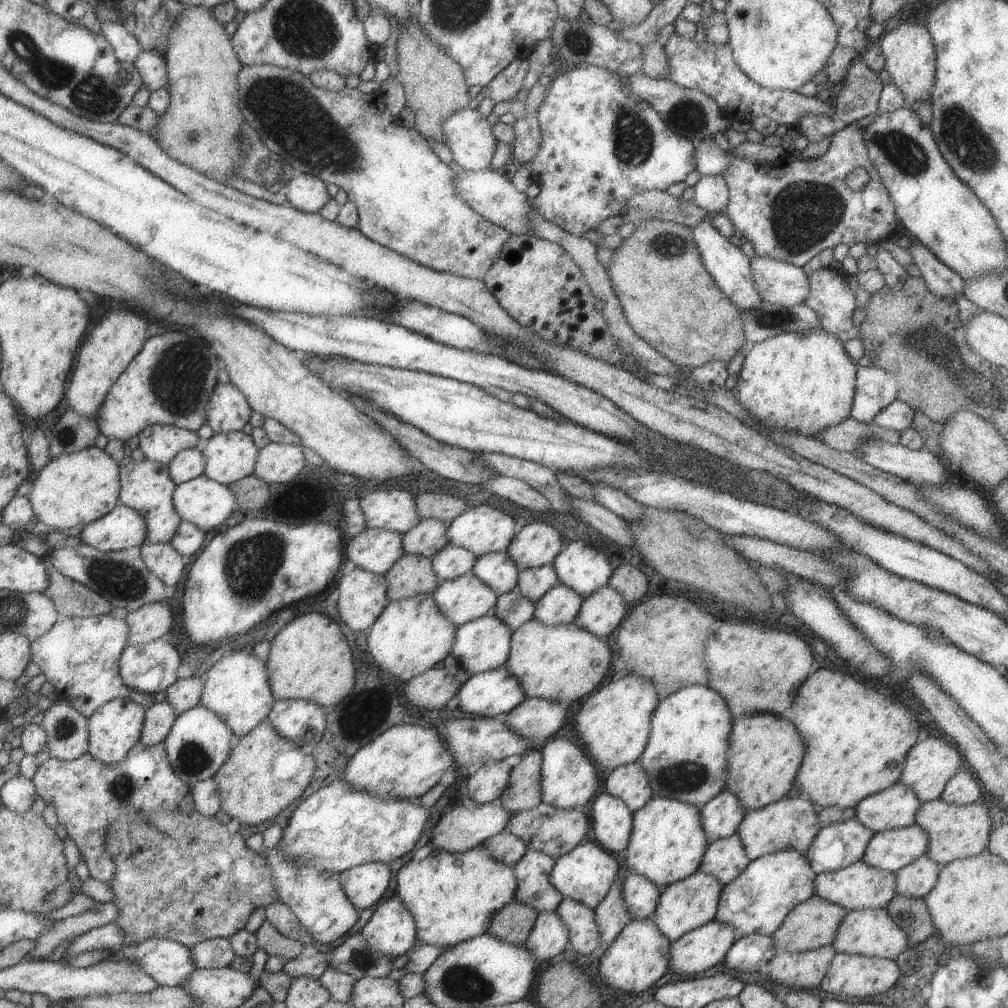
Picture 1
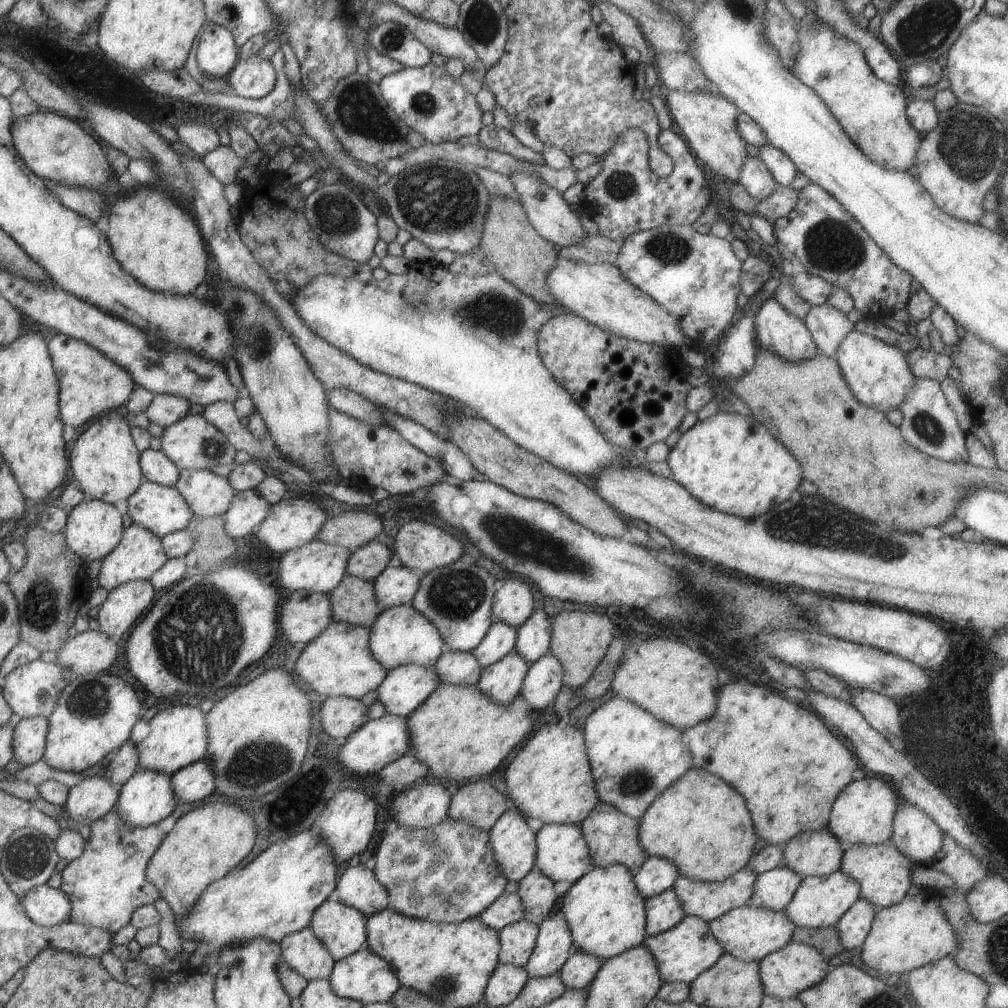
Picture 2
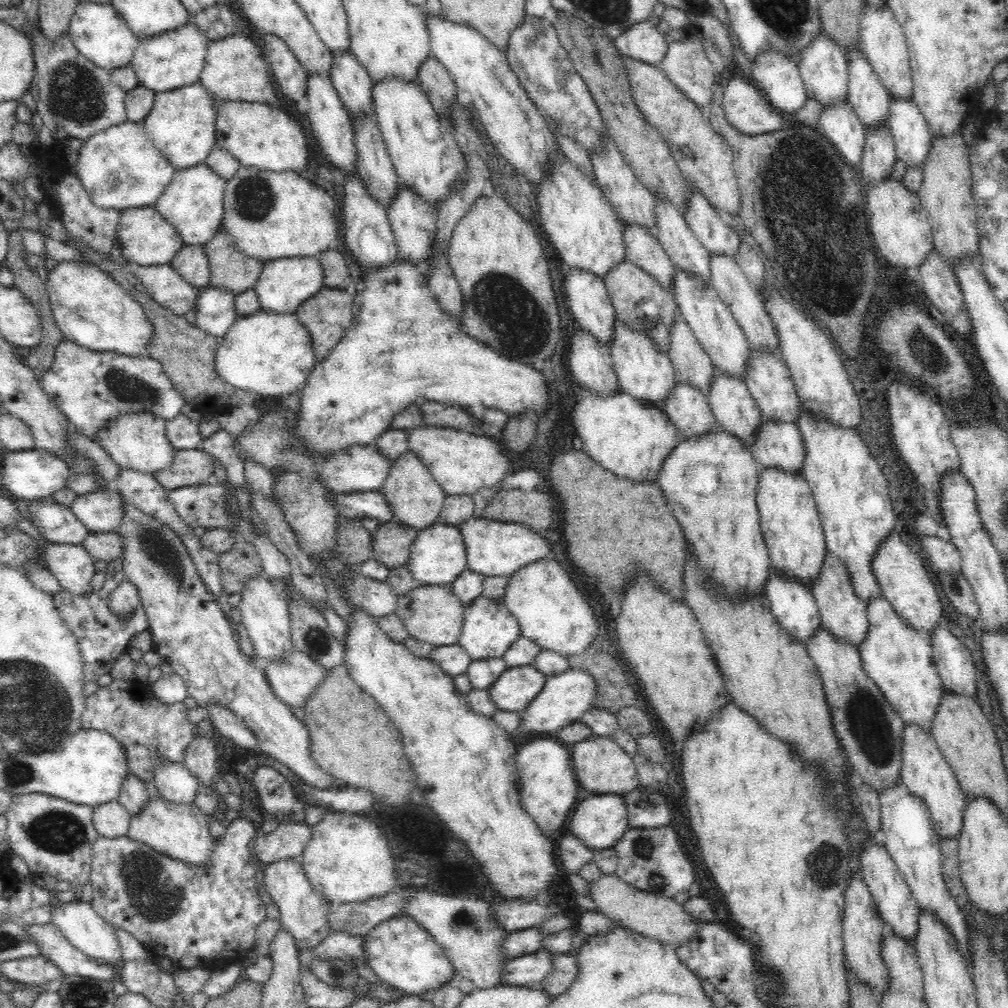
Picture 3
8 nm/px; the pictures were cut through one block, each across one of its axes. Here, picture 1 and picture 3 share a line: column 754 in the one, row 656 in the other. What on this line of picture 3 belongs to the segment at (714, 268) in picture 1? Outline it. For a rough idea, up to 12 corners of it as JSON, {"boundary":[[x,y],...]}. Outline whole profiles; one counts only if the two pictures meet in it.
{"boundary":[[300,651],[263,669],[274,694],[294,709],[327,669]]}

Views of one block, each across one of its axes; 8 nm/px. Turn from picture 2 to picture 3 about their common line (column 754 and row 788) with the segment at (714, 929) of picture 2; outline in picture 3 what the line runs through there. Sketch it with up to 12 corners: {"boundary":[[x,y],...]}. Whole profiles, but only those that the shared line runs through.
{"boundary":[[905,723],[901,782],[957,840],[965,792],[930,731]]}

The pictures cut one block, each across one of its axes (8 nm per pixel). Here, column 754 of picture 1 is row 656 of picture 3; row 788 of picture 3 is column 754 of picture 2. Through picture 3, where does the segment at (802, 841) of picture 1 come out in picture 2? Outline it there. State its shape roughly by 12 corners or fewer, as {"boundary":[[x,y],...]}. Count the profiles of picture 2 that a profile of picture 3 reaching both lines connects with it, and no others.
{"boundary":[[678,874],[671,888],[687,916],[708,923],[745,905],[756,874],[721,882]]}

